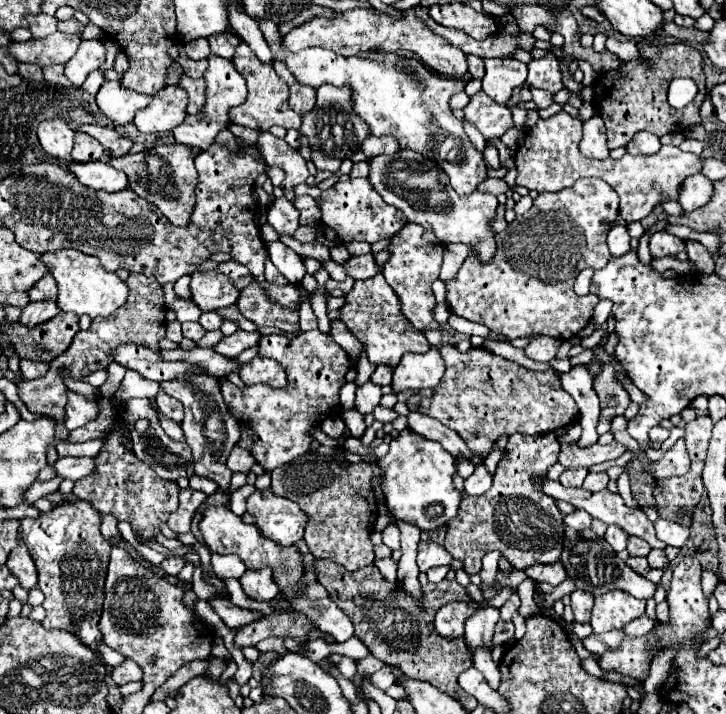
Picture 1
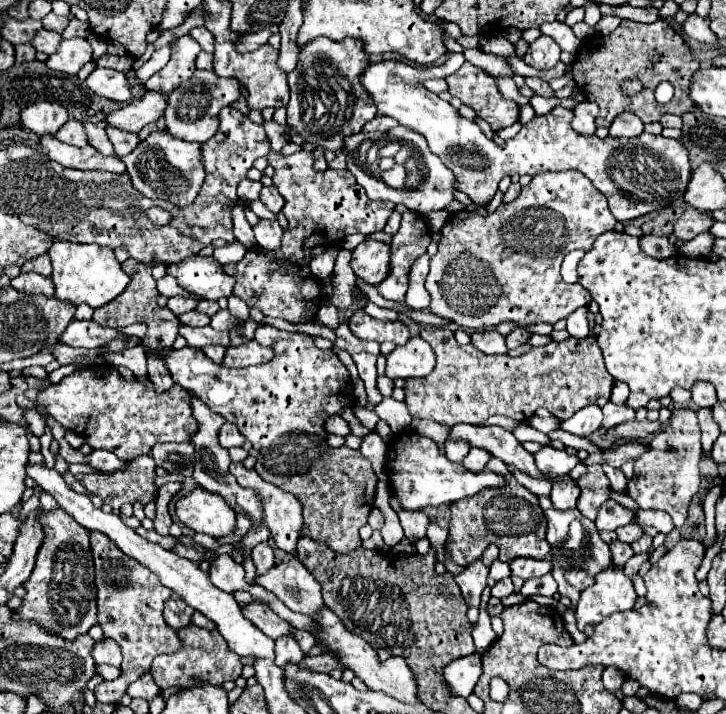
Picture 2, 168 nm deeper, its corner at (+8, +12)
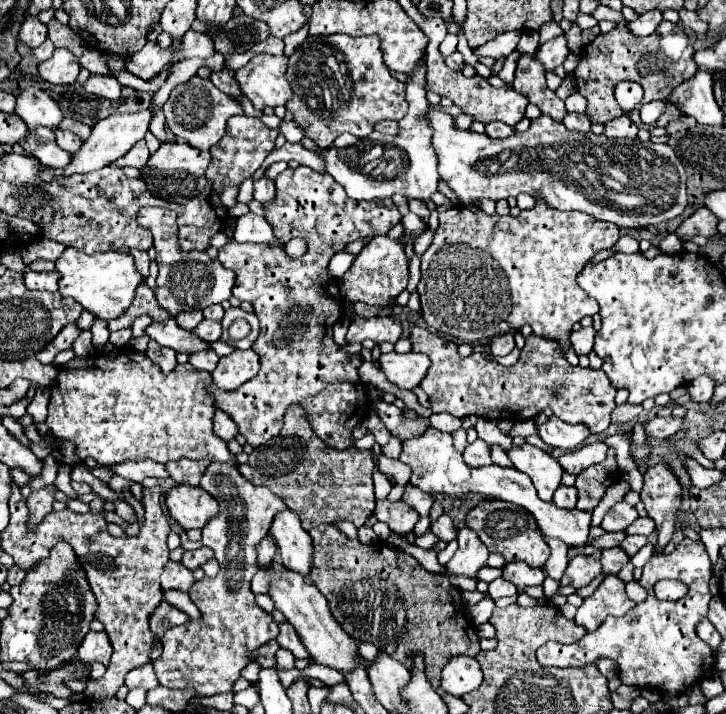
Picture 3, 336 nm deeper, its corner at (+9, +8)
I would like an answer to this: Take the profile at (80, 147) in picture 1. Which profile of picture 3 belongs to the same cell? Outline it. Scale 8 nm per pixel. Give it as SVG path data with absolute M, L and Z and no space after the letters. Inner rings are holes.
M55 130L55 136L57 136L57 144L69 154L77 152L81 148L81 144L83 144L83 140L77 134L67 132L67 130Z

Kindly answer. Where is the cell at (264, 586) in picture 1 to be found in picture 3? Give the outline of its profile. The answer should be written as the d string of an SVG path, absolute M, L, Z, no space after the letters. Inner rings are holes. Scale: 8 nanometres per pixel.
M265 536L261 542L259 542L259 546L257 546L257 556L259 556L259 564L267 564L267 562L271 562L273 558L275 558L275 542L273 542L273 538L269 538L269 536Z

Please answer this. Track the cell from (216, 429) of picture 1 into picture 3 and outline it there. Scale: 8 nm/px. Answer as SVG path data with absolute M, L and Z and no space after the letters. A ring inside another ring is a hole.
M239 470L205 472L201 488L221 506L219 514L203 528L203 546L215 552L219 574L213 578L203 576L191 586L189 596L199 608L201 618L187 620L165 632L163 656L153 662L153 667L162 686L193 688L197 696L213 696L231 692L241 670L249 664L249 654L279 634L279 624L257 606L249 584L259 570L255 548L259 540L269 534L273 518L287 506L269 488L253 486L249 480L243 480Z

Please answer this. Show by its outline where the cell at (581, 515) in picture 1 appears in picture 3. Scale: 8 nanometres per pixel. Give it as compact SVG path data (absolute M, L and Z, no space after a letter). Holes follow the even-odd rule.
M559 486L555 490L555 496L553 496L553 504L557 508L575 508L577 504L577 492L575 492L575 486Z

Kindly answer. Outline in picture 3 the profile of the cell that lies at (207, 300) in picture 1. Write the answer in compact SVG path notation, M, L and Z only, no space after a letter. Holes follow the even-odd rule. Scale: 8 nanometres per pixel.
M141 208L137 214L137 222L143 228L149 228L155 240L155 250L157 250L155 260L159 264L155 298L163 310L167 310L171 316L177 316L179 312L203 310L211 304L221 304L223 300L231 298L231 288L235 284L235 272L223 268L217 258L209 258L207 252L203 250L183 252L177 242L177 224L175 224L173 210Z

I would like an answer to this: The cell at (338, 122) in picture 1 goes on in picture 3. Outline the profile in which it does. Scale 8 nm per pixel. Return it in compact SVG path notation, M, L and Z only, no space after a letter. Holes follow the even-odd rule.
M331 34L331 36L307 36L303 44L299 44L289 60L287 80L291 82L293 96L287 100L287 110L293 112L293 120L303 126L307 136L319 146L329 148L337 136L343 132L351 132L359 138L365 138L373 132L373 126L381 120L401 120L407 112L405 102L405 84L395 80L389 68L383 62L379 50L377 36L351 38L347 34Z

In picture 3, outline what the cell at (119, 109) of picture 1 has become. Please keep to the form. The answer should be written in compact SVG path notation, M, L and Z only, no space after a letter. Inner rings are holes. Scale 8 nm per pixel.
M91 74L89 80L83 84L83 88L89 94L97 94L109 100L121 98L121 84L113 76L101 76L101 74Z

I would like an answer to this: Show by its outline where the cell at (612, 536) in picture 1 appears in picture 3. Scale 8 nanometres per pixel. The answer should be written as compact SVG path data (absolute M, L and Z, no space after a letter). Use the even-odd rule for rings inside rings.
M617 502L603 518L601 528L605 532L625 532L629 524L633 524L639 518L635 506L627 504L627 502Z

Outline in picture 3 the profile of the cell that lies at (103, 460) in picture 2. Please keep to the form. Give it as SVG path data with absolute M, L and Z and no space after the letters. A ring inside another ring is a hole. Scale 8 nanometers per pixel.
M141 460L141 462L127 462L127 464L117 464L115 468L111 468L115 474L127 478L127 480L135 480L141 482L149 476L153 478L169 478L169 472L165 468L165 464L153 462L153 460Z

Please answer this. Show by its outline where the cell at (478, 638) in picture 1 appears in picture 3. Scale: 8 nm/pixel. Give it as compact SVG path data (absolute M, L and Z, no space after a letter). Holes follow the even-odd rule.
M463 526L459 530L457 542L459 542L459 548L457 548L455 556L451 558L451 562L447 564L447 570L451 574L477 578L477 570L487 564L487 556L489 556L485 544L467 526Z

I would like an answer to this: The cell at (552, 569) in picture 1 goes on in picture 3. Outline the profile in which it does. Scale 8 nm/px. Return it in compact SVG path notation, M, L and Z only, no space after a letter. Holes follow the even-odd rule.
M509 562L503 566L503 578L507 582L513 582L519 590L523 590L525 586L543 584L545 574L543 574L543 570L531 568L529 564L523 564L523 562Z

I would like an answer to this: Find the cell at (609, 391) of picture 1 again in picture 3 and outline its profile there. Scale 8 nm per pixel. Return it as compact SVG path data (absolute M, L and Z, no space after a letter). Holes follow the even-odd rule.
M551 416L545 424L535 424L535 428L537 428L539 438L545 444L549 444L553 448L561 448L561 450L575 450L589 436L587 428L583 428L579 424L573 424L573 426L565 424L557 416Z

